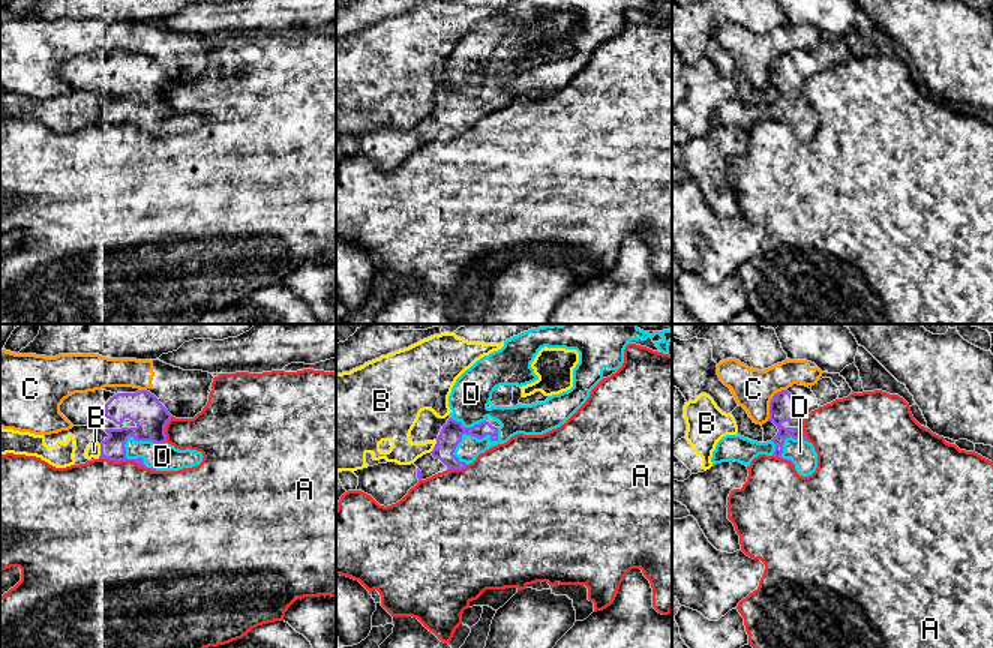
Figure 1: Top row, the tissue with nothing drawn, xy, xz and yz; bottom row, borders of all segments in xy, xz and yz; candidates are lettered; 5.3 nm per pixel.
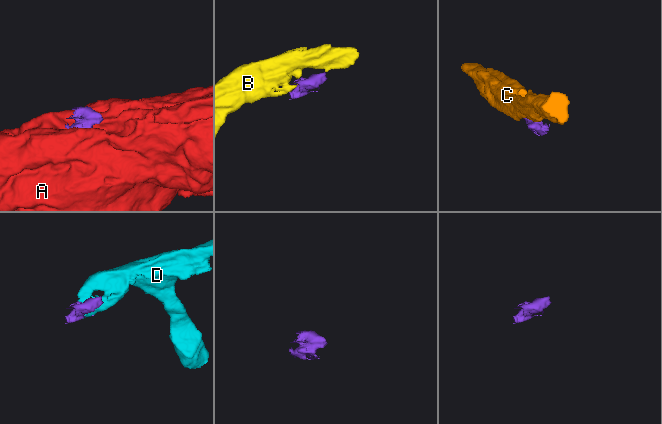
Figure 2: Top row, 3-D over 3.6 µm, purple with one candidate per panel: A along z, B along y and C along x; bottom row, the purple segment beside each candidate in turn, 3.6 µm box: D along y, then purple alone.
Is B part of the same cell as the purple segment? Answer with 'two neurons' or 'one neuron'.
two neurons

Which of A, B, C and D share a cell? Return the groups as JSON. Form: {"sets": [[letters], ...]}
{"sets": [["A"], ["B"], ["C"], ["D"]]}

